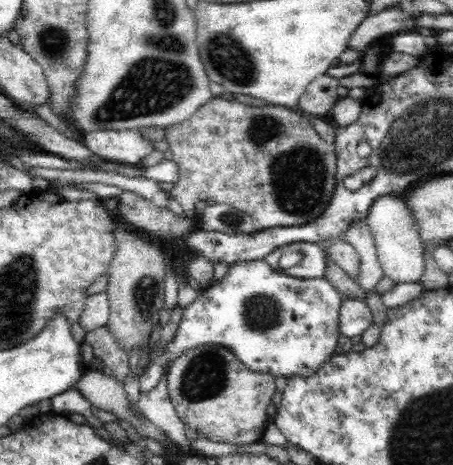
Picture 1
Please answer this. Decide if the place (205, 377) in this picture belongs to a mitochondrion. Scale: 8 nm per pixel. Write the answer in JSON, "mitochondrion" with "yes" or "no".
{"mitochondrion":"yes"}

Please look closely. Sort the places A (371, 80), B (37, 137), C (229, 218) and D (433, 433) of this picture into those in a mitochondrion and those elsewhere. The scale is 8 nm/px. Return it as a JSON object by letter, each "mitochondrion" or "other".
{"A":"other","B":"other","C":"mitochondrion","D":"mitochondrion"}

